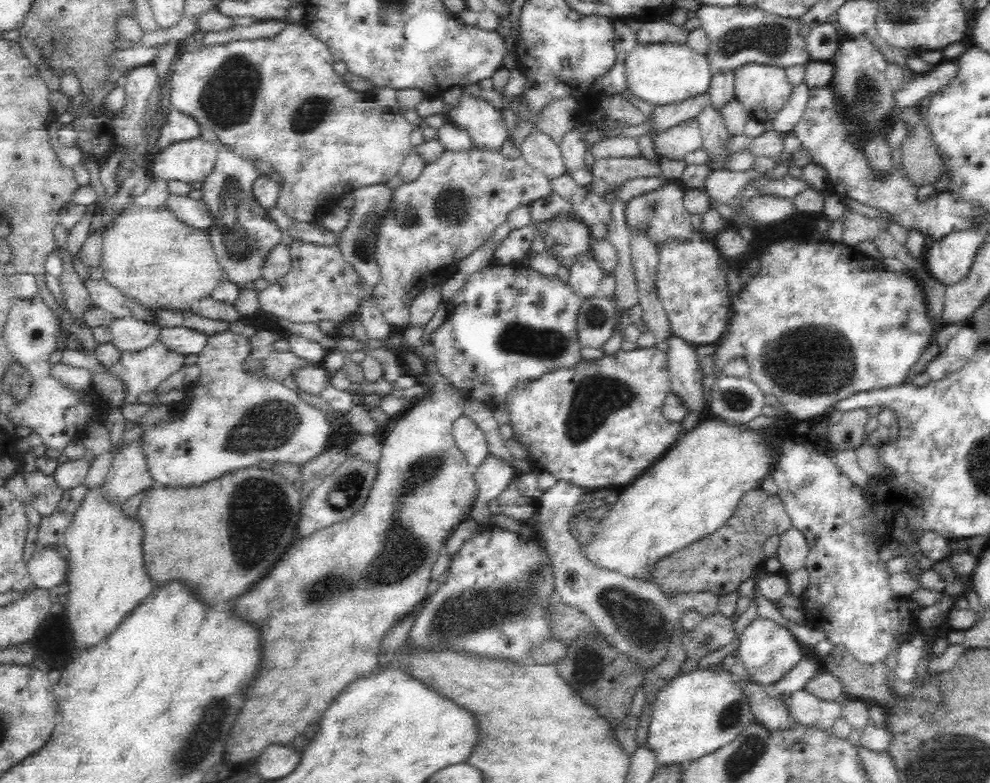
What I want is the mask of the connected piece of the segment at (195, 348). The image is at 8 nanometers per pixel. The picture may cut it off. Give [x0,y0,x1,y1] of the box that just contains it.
[158,326,207,354]

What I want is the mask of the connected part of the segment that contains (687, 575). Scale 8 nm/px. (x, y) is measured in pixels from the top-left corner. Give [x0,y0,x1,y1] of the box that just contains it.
[653,489,791,597]

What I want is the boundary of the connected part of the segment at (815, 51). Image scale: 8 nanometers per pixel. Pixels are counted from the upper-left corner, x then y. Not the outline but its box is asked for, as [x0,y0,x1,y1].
[804,22,840,62]

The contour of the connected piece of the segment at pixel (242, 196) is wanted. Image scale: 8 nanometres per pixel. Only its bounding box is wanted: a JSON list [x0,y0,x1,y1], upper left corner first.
[201,143,281,285]

